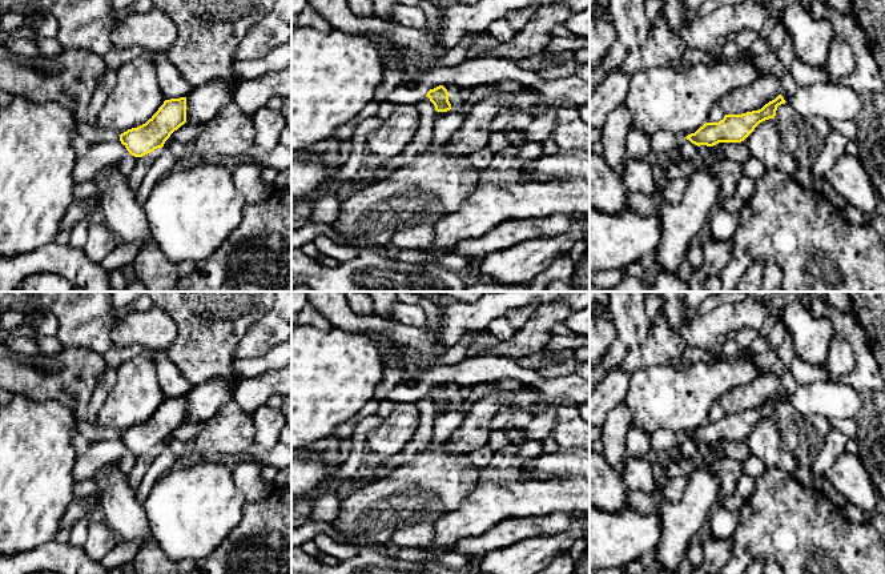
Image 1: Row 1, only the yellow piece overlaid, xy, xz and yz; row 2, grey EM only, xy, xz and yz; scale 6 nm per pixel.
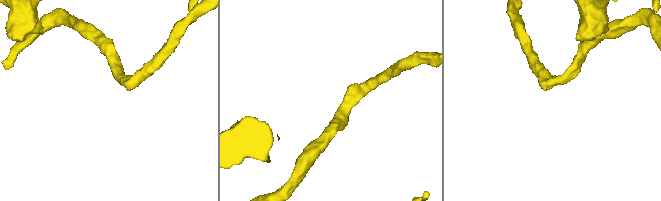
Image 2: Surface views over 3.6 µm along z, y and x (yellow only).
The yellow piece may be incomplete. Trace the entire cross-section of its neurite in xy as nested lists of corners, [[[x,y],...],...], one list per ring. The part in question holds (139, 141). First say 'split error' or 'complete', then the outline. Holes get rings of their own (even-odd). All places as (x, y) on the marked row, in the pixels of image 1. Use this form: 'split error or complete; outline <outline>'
complete; outline [[[186,97],[165,100],[142,125],[120,135],[121,144],[134,157],[162,148],[170,135],[186,123]]]

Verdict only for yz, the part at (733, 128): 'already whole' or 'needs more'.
already whole

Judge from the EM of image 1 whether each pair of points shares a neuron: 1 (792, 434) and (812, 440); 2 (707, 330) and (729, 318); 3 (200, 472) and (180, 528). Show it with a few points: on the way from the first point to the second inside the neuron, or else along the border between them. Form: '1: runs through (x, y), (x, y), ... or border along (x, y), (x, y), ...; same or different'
1: runs through (797, 436), (807, 436); same
2: runs through (712, 328), (724, 320); same
3: runs through (200, 485), (200, 501), (189, 514); same

